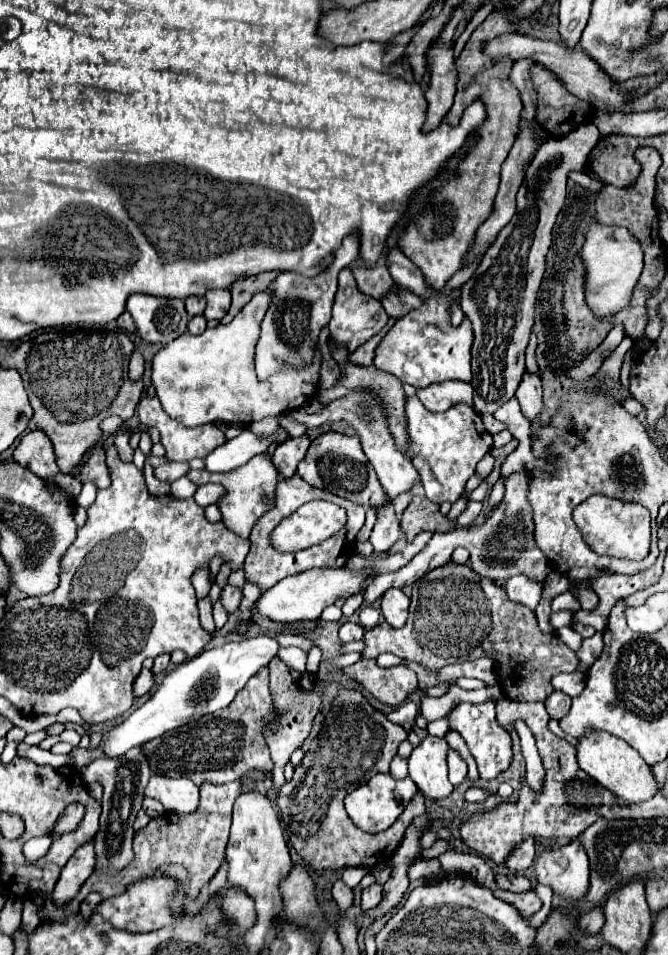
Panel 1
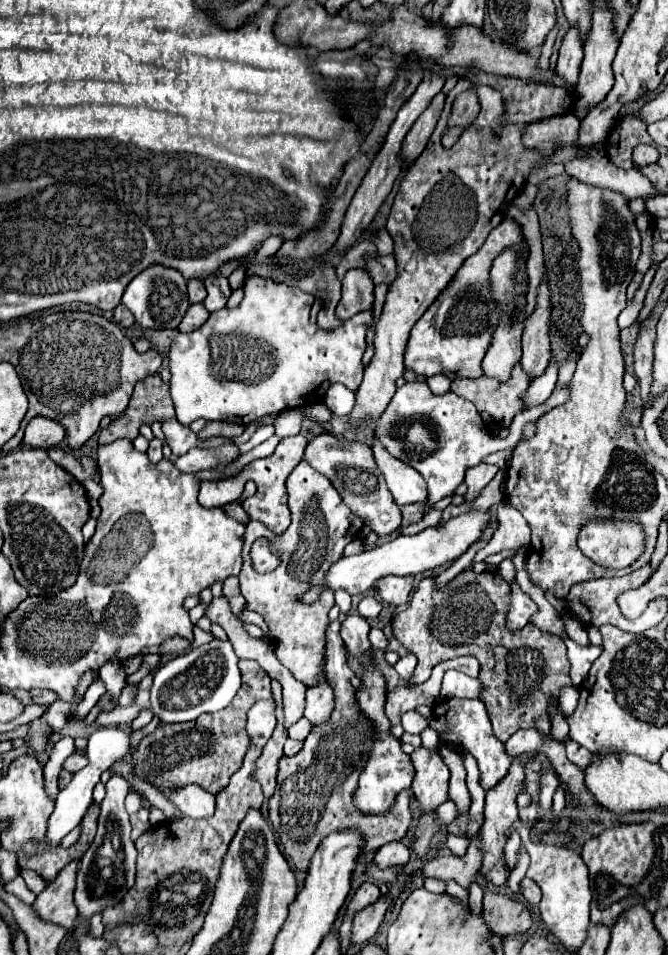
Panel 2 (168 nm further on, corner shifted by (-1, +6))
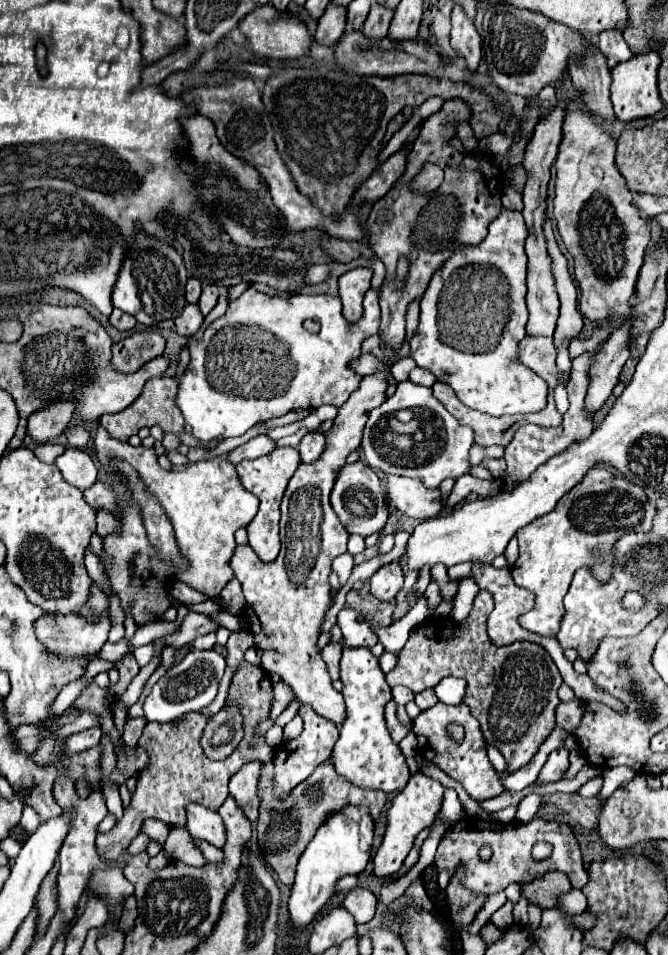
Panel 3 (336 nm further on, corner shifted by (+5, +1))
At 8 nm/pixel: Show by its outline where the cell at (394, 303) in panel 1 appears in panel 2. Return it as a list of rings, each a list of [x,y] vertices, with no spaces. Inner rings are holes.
[[[376,255],[366,261],[368,271],[374,279],[374,283],[386,283],[390,285],[396,279],[396,261],[392,255]]]

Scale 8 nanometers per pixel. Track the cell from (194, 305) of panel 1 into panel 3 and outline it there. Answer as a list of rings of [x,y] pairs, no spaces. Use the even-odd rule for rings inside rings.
[[[190,278],[190,280],[188,280],[188,284],[186,284],[186,302],[196,304],[196,302],[198,302],[198,298],[200,298],[200,292],[202,292],[200,282],[198,282],[196,278]]]

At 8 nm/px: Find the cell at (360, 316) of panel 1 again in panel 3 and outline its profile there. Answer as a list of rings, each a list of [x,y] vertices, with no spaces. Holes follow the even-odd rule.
[[[356,268],[338,278],[342,316],[348,322],[356,322],[362,316],[362,298],[370,288],[370,280],[372,280],[370,268]]]

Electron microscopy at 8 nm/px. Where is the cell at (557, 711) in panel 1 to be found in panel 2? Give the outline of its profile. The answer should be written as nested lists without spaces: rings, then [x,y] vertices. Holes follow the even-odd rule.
[[[550,705],[550,717],[552,717],[552,737],[560,743],[568,741],[568,723],[562,717],[558,705]]]

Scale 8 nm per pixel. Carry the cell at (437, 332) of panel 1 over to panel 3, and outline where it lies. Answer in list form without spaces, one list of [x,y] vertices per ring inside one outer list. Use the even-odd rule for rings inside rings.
[[[502,210],[500,216],[488,226],[488,236],[484,238],[484,242],[480,242],[478,246],[464,246],[460,250],[454,252],[454,256],[450,258],[450,262],[446,262],[438,274],[432,276],[430,280],[430,286],[426,290],[426,294],[422,296],[422,302],[420,302],[420,322],[418,322],[418,328],[414,332],[414,336],[410,338],[410,358],[416,360],[416,364],[420,368],[426,368],[430,370],[438,382],[444,382],[444,384],[450,384],[456,392],[456,396],[468,406],[468,408],[474,408],[474,410],[480,410],[480,412],[486,412],[490,416],[504,416],[504,414],[524,414],[524,412],[538,412],[546,406],[546,382],[536,376],[530,368],[522,366],[516,362],[516,356],[518,356],[518,342],[526,336],[526,320],[528,320],[528,312],[526,312],[526,302],[524,302],[524,296],[526,296],[526,252],[524,252],[524,240],[526,240],[526,226],[524,226],[524,218],[520,212],[510,212],[510,210]]]

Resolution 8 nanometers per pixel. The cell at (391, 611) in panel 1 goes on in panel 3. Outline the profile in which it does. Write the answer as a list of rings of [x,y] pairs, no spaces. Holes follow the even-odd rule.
[[[390,562],[378,568],[378,572],[370,578],[370,592],[384,602],[390,602],[396,598],[396,594],[404,586],[404,572],[398,566],[398,562]]]

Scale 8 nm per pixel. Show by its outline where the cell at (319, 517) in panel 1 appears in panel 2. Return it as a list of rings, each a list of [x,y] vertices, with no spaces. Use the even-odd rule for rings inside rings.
[[[260,538],[254,542],[250,550],[250,557],[253,567],[258,573],[272,571],[280,563],[278,557],[275,557],[269,549],[268,540],[264,538]]]

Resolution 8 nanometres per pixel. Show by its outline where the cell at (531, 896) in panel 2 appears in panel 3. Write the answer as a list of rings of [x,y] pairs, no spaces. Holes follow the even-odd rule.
[[[548,872],[542,878],[528,882],[526,886],[522,886],[522,896],[538,906],[538,908],[550,908],[556,902],[556,896],[570,890],[570,880],[566,878],[566,874],[562,872]]]

